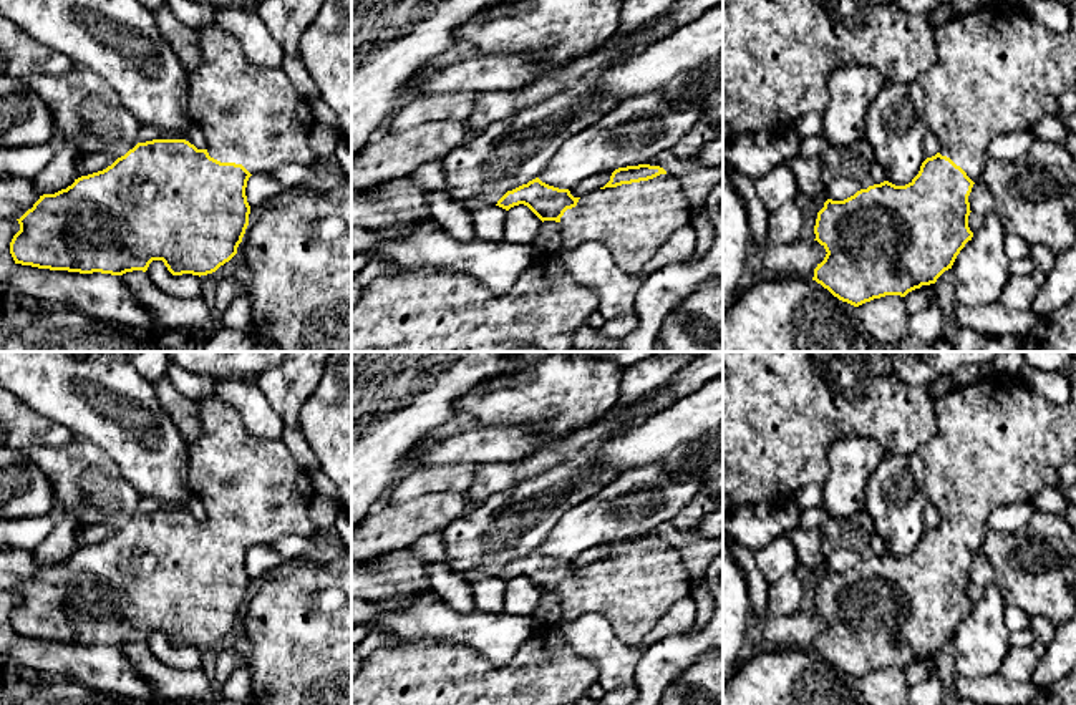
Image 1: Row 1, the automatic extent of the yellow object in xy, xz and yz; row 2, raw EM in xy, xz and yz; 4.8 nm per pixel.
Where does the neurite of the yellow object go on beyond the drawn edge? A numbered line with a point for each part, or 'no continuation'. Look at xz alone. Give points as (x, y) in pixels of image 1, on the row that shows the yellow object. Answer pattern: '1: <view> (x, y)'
1: xz (632, 221)

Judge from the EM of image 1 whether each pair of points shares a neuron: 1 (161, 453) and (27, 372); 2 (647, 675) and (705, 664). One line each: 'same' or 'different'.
1: same
2: different

